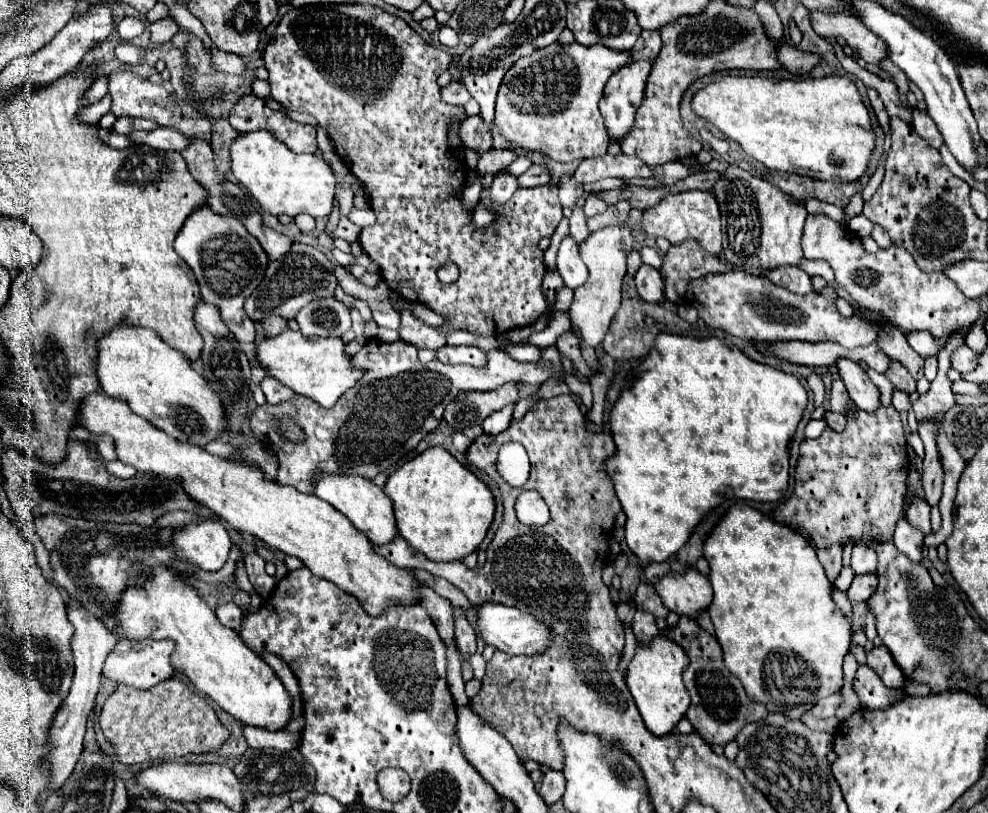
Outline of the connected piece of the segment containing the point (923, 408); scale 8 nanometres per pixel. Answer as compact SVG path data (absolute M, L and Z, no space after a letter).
M954 337L938 355L938 377L930 383L930 389L914 401L914 413L918 421L934 421L942 425L946 411L954 405L954 393L950 389L946 371L950 369L950 353L958 345L964 345L964 337Z

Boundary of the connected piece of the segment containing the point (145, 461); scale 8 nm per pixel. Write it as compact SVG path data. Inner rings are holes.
M92 393L82 401L80 423L96 435L100 435L100 433L112 435L116 441L118 459L136 467L138 471L156 473L156 475L168 477L168 479L180 477L182 487L186 487L188 495L192 499L196 499L198 503L206 505L212 513L220 515L224 521L228 521L230 527L248 531L250 535L262 539L270 547L280 549L286 555L298 557L316 577L328 579L328 581L336 583L342 591L354 595L368 615L372 615L372 617L380 615L386 607L392 607L398 603L402 603L402 605L420 603L420 593L418 593L420 581L414 577L414 569L400 569L400 567L392 565L390 561L386 561L380 553L374 551L374 545L368 541L368 537L360 529L356 529L344 515L340 515L340 511L336 511L330 503L322 501L320 497L304 495L304 493L296 491L294 487L276 485L274 481L268 481L260 469L250 467L244 461L236 463L236 461L230 461L224 457L210 455L202 447L176 441L170 435L164 435L164 431L150 427L150 423L146 419L140 419L140 415L136 415L122 399L112 399L104 393Z

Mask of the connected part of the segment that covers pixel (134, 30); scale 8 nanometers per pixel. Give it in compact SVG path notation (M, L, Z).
M124 17L120 23L118 23L118 33L122 39L134 39L138 35L142 35L144 31L144 23L138 19L138 17Z

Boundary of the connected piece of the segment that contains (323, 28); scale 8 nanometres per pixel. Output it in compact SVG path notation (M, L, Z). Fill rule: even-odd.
M362 3L304 5L290 9L276 25L264 51L272 97L288 109L314 115L318 125L324 127L334 141L338 157L362 183L370 209L376 215L376 225L364 227L358 241L370 259L378 263L380 275L390 291L404 301L422 303L446 317L446 323L440 327L444 335L466 329L472 335L490 337L516 327L534 325L536 319L548 311L548 301L542 293L546 265L544 251L538 249L538 239L552 237L562 221L562 205L556 185L538 185L518 189L510 201L494 207L488 187L480 193L478 203L494 215L494 221L484 229L474 227L474 209L464 207L466 165L454 157L448 147L450 123L462 123L468 115L464 107L444 103L440 85L436 83L438 75L450 67L452 59L454 55L450 51L422 39L404 19ZM448 261L460 267L460 277L452 285L444 285L436 275L438 267Z

